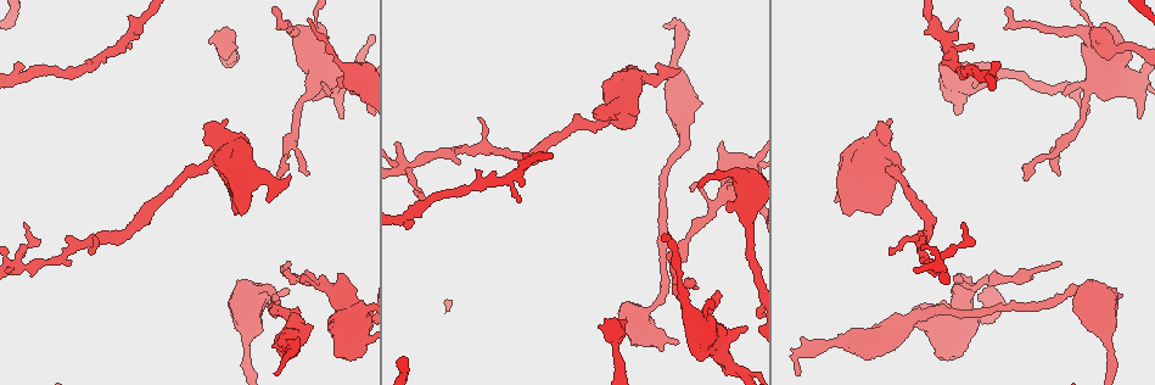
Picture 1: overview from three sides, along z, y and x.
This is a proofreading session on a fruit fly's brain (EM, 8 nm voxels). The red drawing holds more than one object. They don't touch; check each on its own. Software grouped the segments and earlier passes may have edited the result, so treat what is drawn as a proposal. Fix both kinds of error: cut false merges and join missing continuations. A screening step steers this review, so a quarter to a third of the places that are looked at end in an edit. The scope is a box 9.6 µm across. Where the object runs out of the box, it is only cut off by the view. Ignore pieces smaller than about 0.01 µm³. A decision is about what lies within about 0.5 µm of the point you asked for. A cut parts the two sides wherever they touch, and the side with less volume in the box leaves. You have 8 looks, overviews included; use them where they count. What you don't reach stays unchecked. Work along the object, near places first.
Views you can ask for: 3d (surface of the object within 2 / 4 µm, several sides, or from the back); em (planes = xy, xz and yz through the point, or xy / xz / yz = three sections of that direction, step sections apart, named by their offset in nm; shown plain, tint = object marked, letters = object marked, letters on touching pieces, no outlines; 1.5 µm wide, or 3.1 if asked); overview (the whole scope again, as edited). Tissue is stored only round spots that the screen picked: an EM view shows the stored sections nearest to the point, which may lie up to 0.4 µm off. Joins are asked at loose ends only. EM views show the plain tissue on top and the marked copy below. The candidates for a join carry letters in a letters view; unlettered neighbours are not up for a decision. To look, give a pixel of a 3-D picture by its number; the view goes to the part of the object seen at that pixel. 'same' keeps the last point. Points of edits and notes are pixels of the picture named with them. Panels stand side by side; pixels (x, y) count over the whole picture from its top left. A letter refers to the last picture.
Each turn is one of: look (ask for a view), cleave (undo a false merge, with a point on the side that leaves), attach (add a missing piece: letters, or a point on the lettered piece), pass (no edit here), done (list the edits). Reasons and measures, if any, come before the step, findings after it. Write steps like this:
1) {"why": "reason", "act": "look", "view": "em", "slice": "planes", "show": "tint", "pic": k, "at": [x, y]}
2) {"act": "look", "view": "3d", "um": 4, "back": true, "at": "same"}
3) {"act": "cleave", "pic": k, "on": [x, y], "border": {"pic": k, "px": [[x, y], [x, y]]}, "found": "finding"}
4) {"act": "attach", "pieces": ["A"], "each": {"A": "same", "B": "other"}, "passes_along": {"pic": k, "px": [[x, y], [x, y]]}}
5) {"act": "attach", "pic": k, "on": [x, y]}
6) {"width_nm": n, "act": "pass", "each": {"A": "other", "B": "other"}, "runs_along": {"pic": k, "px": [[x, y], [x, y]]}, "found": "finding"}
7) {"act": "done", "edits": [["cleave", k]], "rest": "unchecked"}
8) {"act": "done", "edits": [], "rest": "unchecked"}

{"why": "looks like a crossing", "act": "look", "view": "3d", "um": 2, "back": true, "pic": 1, "at": [409, 166]}

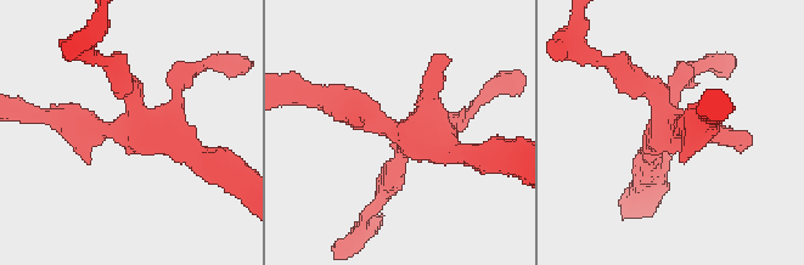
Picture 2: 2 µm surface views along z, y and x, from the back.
{"why": "now the EM", "act": "look", "view": "em", "slice": "planes", "show": "tint", "pic": 2, "at": [136, 124]}

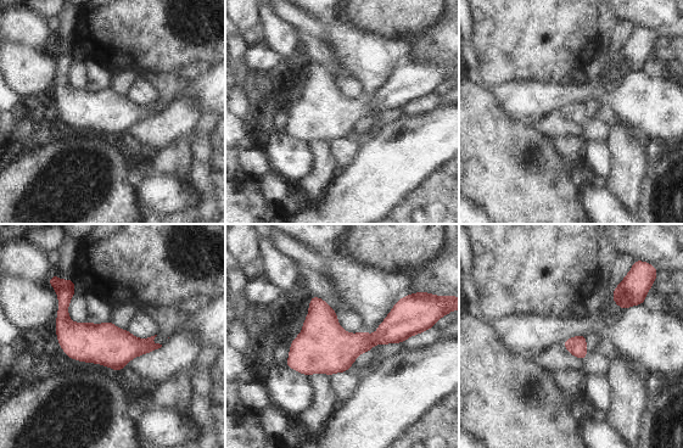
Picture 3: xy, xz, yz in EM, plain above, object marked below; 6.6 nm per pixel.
{"act": "look", "view": "em", "slice": "planes", "show": "letters", "at": "same"}

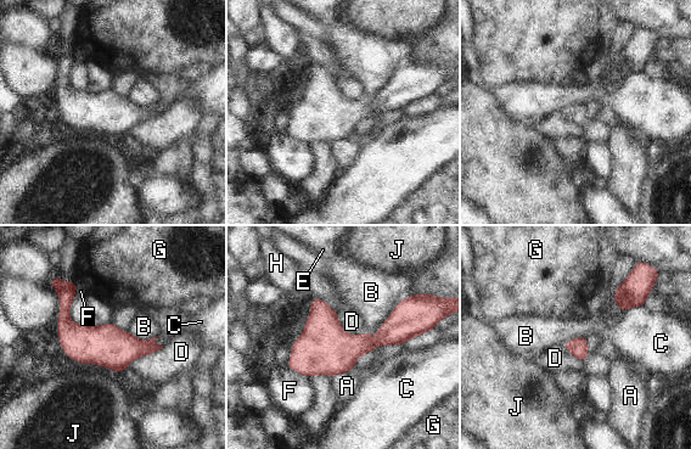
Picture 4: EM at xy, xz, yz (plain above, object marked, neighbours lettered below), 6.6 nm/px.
{"width_nm": 70, "act": "pass", "each": {"A": "other", "B": "other", "C": "other", "D": "other", "E": "other", "F": "other", "G": "other", "H": "other", "J": "other"}, "runs_along": {"pic": 4, "px": [[61, 288], [65, 320], [88, 343], [156, 347]]}, "found": "all the same neuron"}

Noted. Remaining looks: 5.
{"why": "an open end", "act": "look", "view": "em", "slice": "xy", "step": 8, "show": "letters", "pic": 1, "at": [1064, 94]}

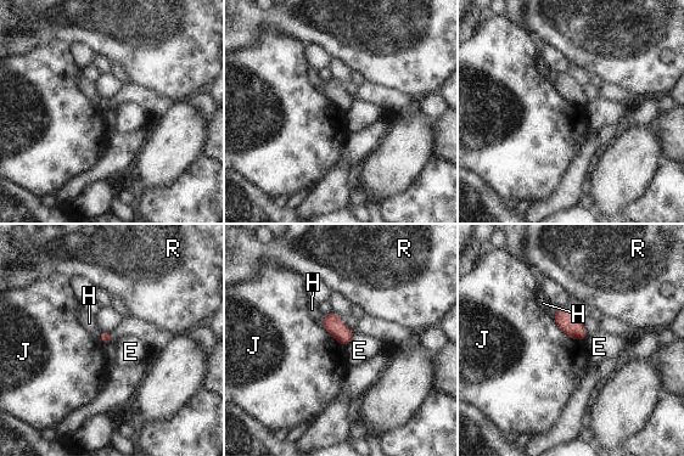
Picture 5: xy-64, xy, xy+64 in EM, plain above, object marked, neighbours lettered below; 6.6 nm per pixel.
{"act": "look", "view": "em", "slice": "planes", "show": "letters", "at": "same"}

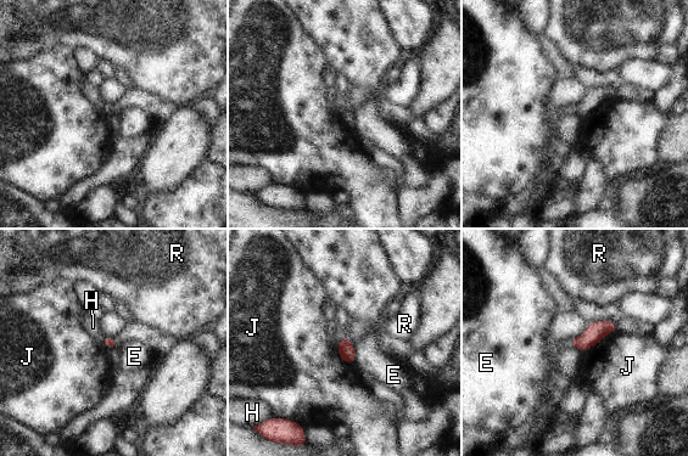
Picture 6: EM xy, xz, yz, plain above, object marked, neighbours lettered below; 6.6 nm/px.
{"longest_contact_nm": ["J", 160], "act": "pass", "each": {"E": "other", "H": "other", "J": "other", "R": "other"}, "border": {"pic": 6, "px": [[356, 348], [353, 364]]}, "found": "none of them fits"}

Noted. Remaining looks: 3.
{"why": "branch stops here", "act": "look", "view": "em", "slice": "planes", "show": "tint", "pic": 1, "at": [693, 188]}

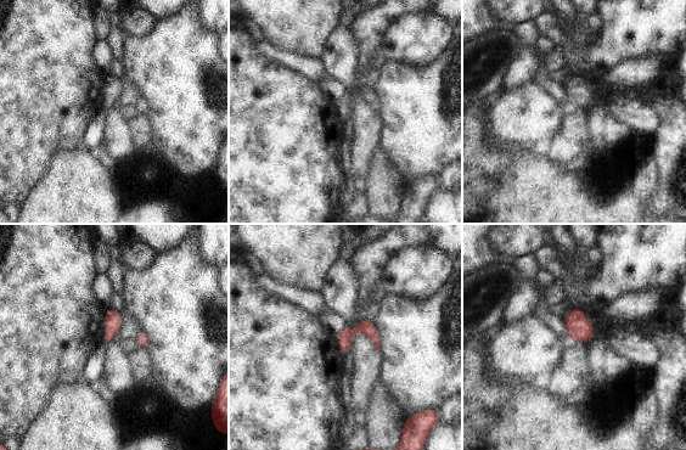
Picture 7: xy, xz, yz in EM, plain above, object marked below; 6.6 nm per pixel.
{"why": "what lies round it", "act": "look", "view": "em", "slice": "planes", "show": "letters", "at": "same"}

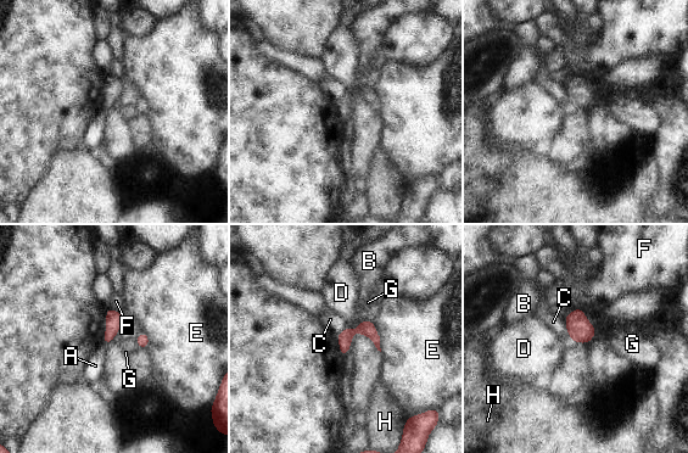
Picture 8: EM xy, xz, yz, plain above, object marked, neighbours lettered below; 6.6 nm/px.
{"act": "pass", "each": {"A": "other", "B": "other", "C": "other", "D": "other", "E": "other", "F": "other", "G": "other", "H": "other"}, "border": {"pic": 8, "px": [[564, 318], [568, 336], [571, 340]]}, "found": "no lettered piece goes on from it"}

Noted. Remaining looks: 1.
{"act": "done", "edits": [], "rest": "unchecked"}

